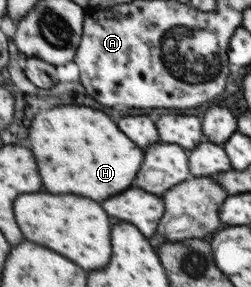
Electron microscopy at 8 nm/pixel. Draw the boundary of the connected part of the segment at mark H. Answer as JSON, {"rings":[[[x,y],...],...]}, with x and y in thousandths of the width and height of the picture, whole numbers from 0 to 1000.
{"rings":[[[239,369],[151,397],[120,439],[120,523],[151,564],[167,641],[199,676],[311,676],[359,697],[422,697],[502,655],[518,655],[542,599],[558,592],[574,530],[470,453],[470,439],[398,383],[343,369]]]}

